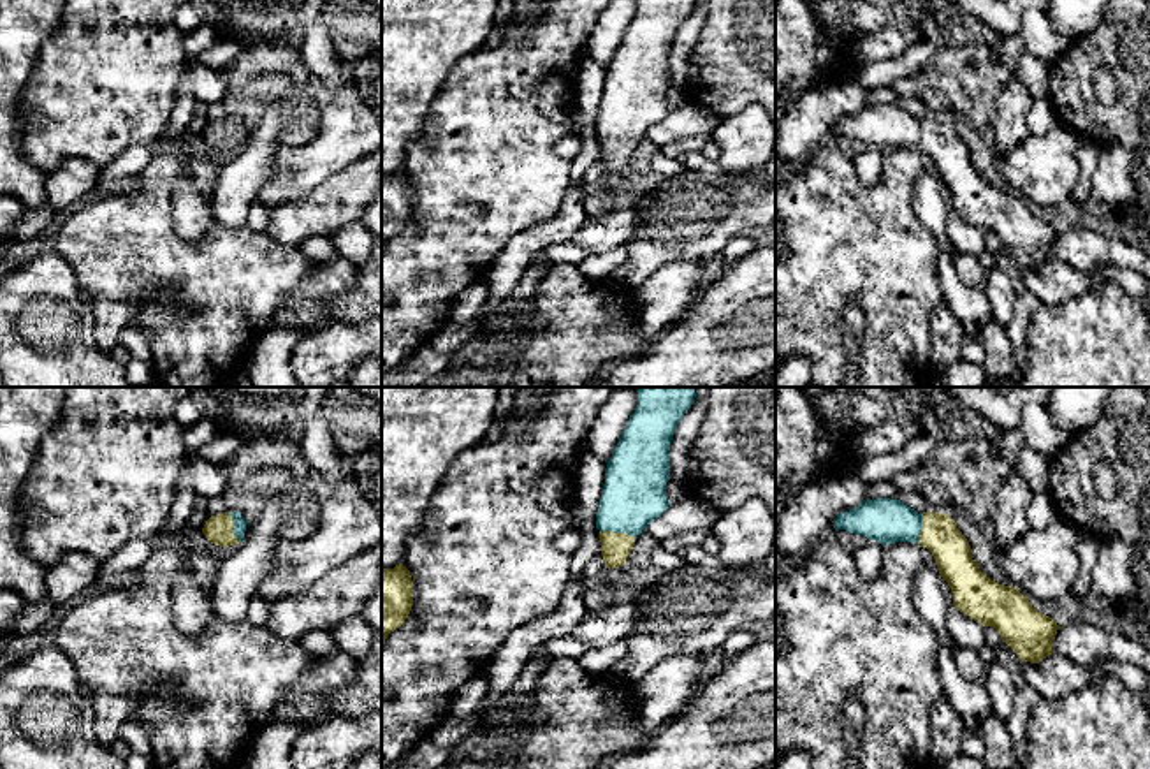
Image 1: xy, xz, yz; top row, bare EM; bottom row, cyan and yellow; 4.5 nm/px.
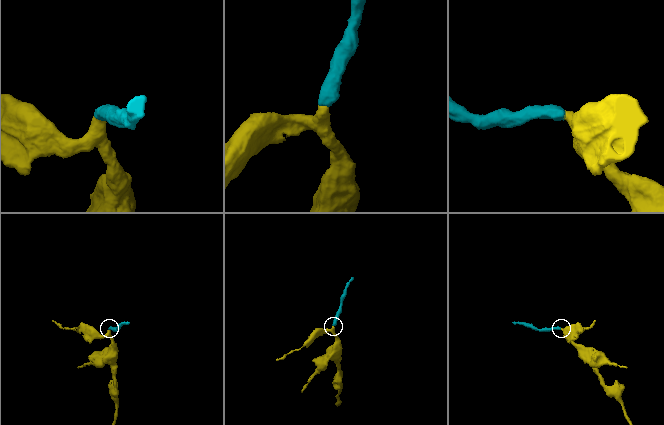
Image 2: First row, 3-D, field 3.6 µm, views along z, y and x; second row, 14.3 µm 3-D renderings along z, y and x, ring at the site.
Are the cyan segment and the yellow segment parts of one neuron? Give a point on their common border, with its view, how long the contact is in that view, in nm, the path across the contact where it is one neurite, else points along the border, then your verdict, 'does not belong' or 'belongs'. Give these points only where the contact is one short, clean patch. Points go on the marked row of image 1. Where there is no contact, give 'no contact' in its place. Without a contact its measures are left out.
xz (618, 532) | 160 nm | across xz (633, 493), (619, 518), (618, 532), (616, 548) | belongs

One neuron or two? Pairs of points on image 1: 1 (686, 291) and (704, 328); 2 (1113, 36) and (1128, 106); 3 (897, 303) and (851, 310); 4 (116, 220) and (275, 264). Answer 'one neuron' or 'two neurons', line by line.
1: two neurons
2: one neuron
3: two neurons
4: one neuron

